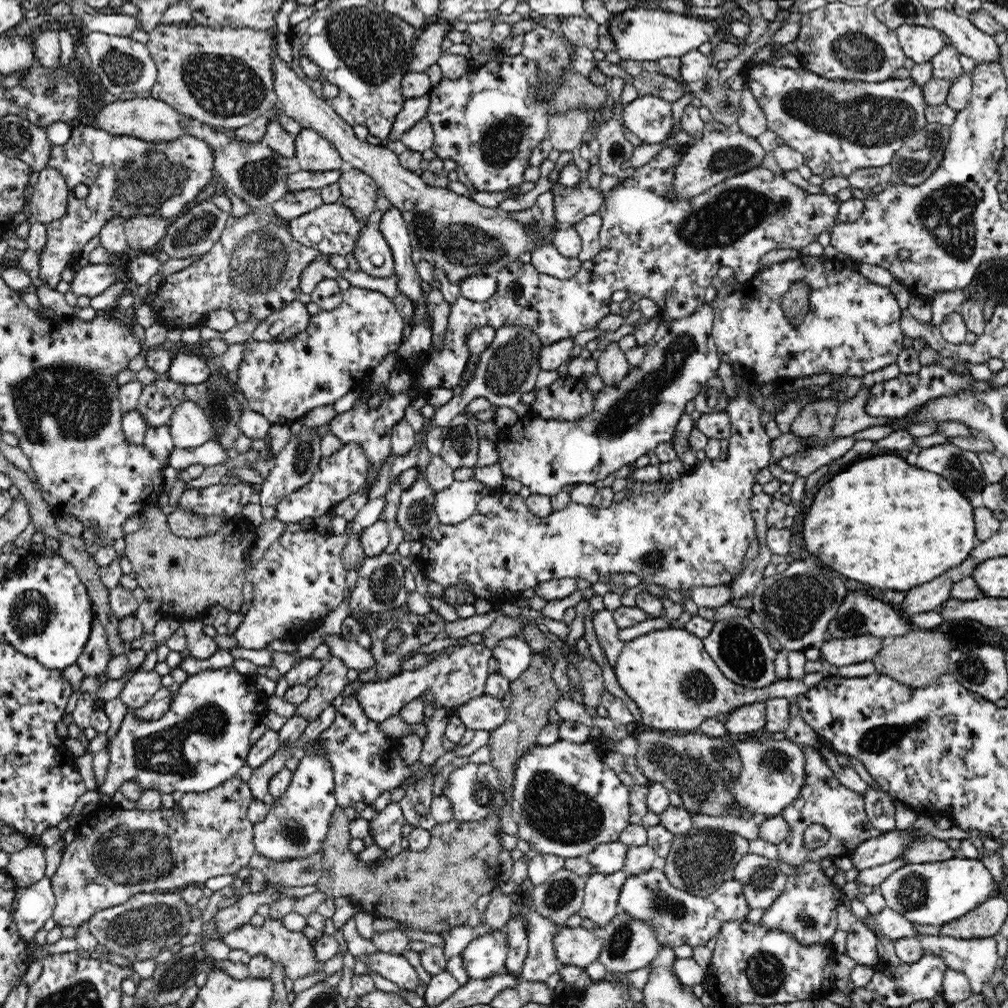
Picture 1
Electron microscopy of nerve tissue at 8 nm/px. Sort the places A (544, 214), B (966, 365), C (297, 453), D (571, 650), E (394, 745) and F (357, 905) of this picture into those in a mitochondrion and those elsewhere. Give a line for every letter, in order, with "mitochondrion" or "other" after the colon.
A: other
B: other
C: mitochondrion
D: other
E: other
F: other

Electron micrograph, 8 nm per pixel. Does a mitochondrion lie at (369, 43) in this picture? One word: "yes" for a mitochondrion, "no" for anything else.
yes

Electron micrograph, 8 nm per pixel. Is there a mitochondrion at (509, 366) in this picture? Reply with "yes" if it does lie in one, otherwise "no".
yes

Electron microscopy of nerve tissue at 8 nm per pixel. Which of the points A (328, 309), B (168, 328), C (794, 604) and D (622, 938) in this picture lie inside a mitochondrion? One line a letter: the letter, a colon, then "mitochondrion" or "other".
A: other
B: other
C: mitochondrion
D: mitochondrion

